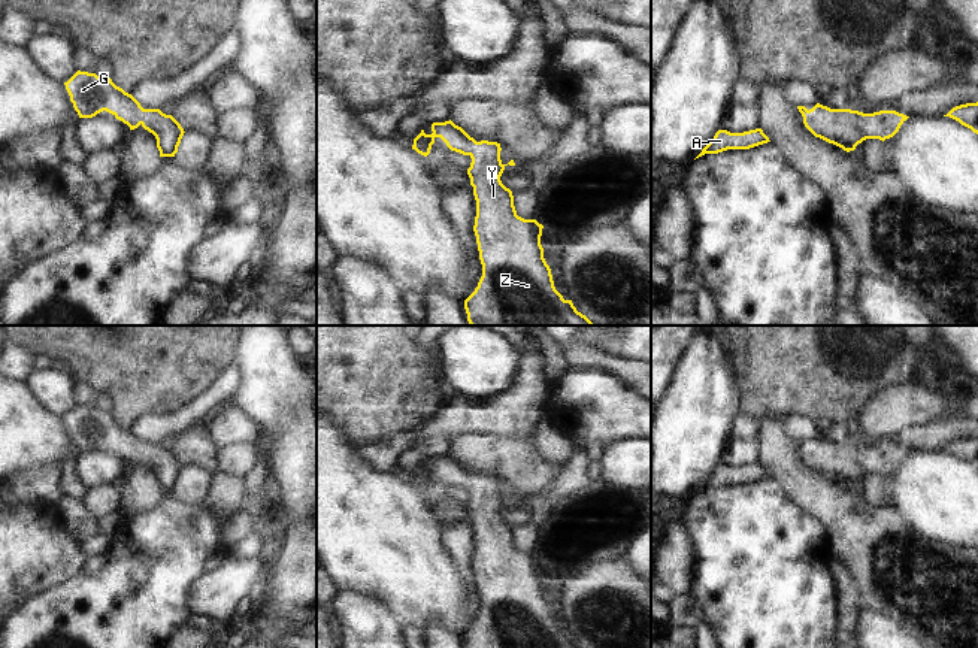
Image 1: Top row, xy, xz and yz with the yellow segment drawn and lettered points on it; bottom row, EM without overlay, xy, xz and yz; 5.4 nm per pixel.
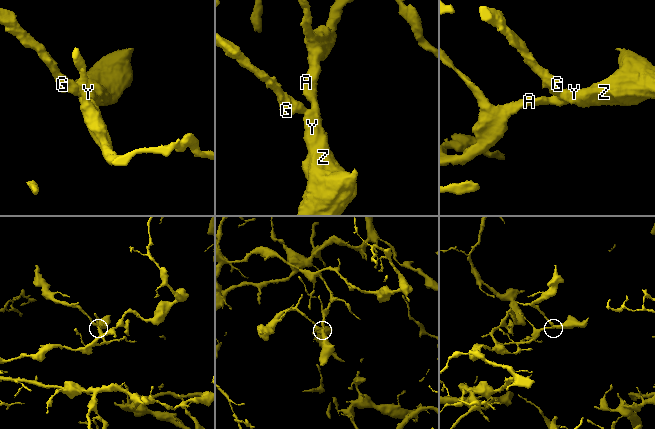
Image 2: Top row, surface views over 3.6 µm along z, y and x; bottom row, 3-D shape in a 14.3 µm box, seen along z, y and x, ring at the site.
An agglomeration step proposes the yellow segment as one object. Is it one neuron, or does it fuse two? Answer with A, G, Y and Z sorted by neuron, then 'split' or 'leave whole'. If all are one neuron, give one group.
A G Y Z; leave whole

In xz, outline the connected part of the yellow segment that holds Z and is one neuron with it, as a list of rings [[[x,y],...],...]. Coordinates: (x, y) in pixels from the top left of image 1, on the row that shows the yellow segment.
[[[451,119],[433,122],[432,134],[424,130],[414,139],[412,149],[427,157],[436,137],[440,137],[451,151],[472,158],[467,175],[476,200],[473,231],[476,236],[482,276],[475,291],[464,300],[470,325],[594,325],[576,311],[572,300],[564,300],[555,290],[551,269],[543,258],[541,236],[543,225],[536,219],[517,215],[514,196],[500,176],[508,164],[500,160],[500,143],[476,142]]]

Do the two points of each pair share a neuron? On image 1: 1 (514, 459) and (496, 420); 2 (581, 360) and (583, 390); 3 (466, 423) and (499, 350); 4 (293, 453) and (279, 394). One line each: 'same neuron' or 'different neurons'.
1: different neurons
2: different neurons
3: different neurons
4: same neuron

